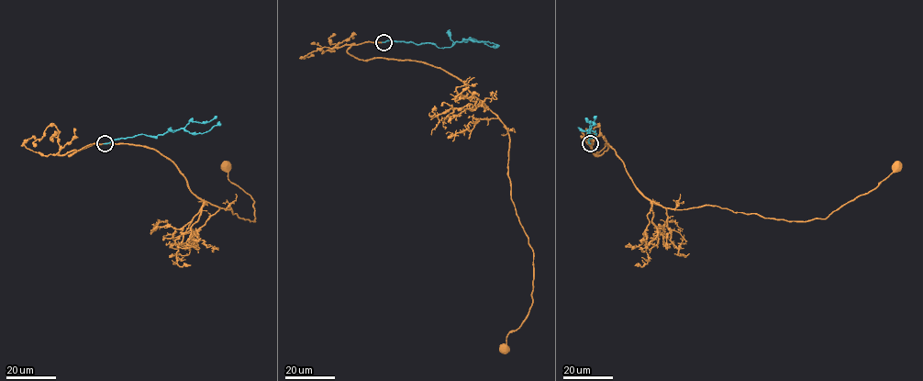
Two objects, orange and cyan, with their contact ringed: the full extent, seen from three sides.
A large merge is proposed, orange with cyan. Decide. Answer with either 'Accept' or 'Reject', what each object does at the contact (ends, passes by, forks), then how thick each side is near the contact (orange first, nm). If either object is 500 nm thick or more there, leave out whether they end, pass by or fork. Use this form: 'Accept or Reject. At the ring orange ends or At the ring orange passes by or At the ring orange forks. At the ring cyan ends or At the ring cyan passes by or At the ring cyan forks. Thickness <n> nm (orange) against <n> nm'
Accept. At the ring orange ends. At the ring cyan ends. Thickness 190 nm (orange) against 220 nm

